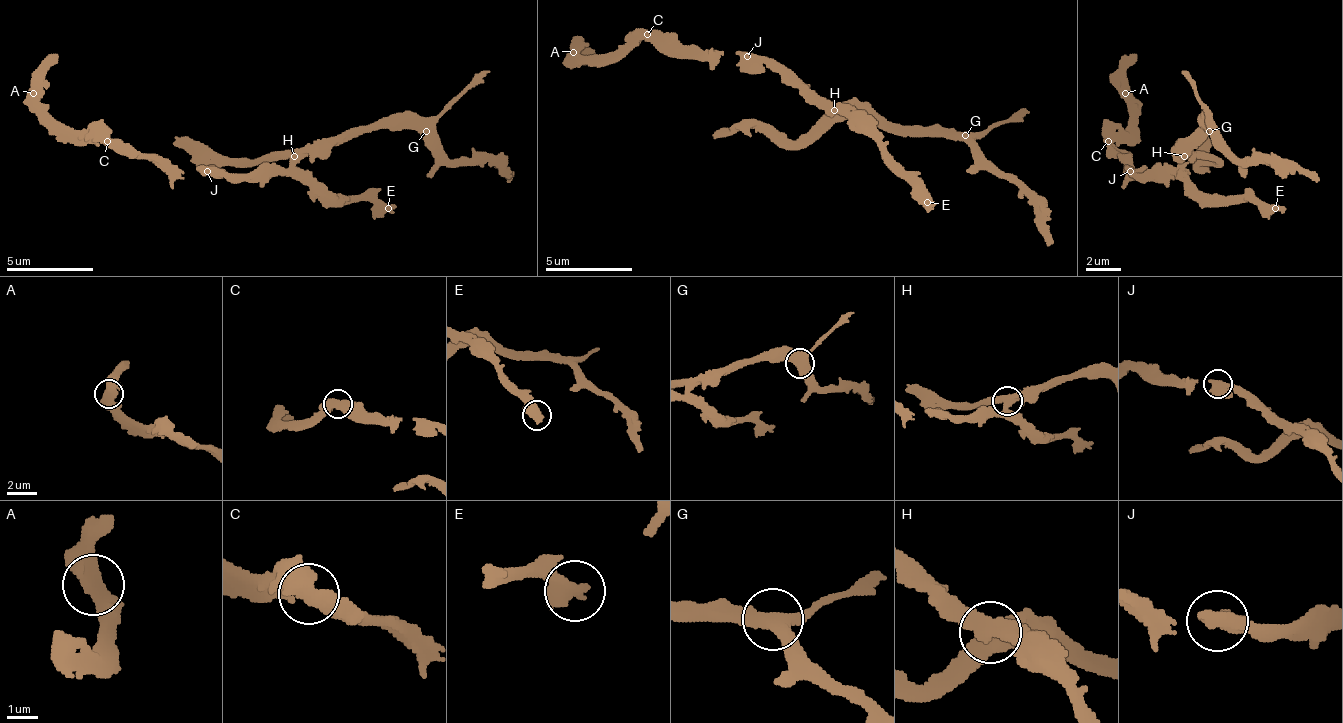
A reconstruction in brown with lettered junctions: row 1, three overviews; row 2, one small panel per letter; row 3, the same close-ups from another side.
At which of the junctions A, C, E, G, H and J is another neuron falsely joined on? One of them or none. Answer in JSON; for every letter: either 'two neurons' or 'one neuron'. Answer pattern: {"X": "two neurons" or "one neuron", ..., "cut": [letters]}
{"A": "one neuron", "C": "one neuron", "E": "one neuron", "G": "one neuron", "H": "two neurons", "J": "one neuron", "cut": ["H"]}

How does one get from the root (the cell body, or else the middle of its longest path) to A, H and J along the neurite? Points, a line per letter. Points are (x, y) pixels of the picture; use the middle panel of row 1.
A: (809, 96), (778, 66), (748, 66), (735, 53), (665, 48), (652, 40), (639, 40), (600, 57), (574, 53)
H: (809, 96), (822, 96), (835, 109)
J: (809, 96), (778, 66), (756, 66), (748, 57)

